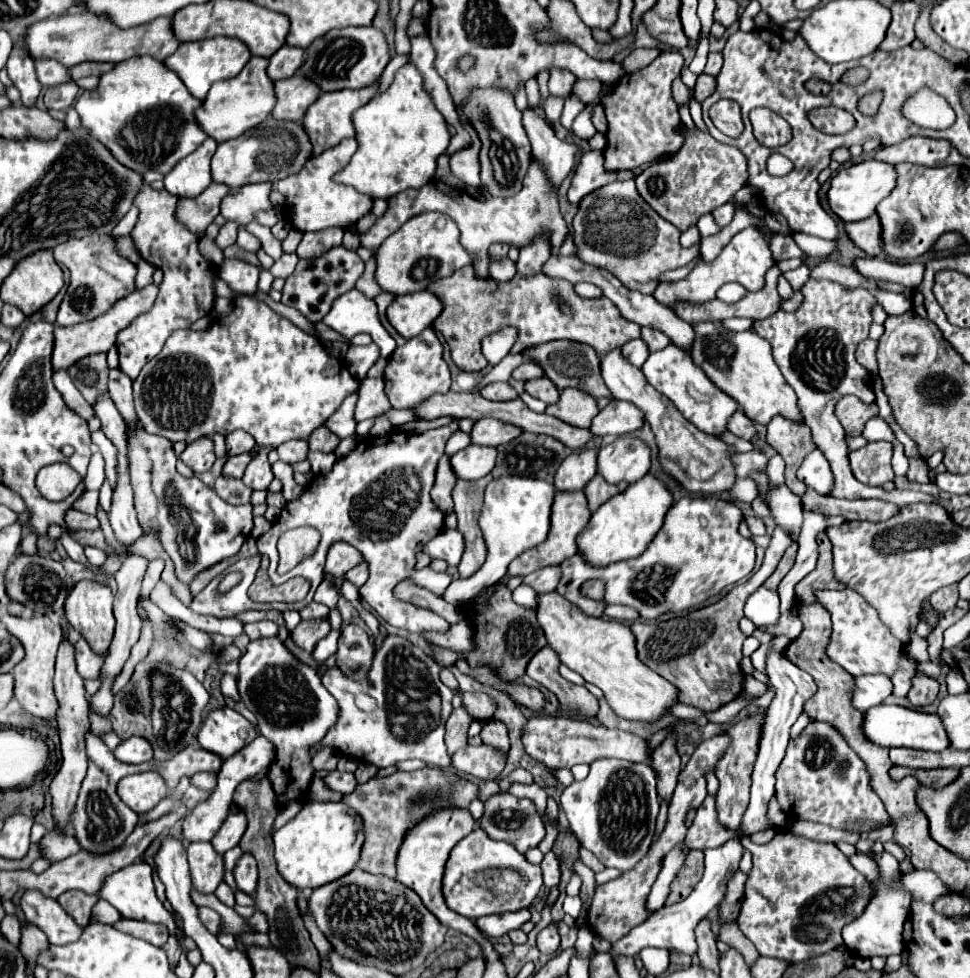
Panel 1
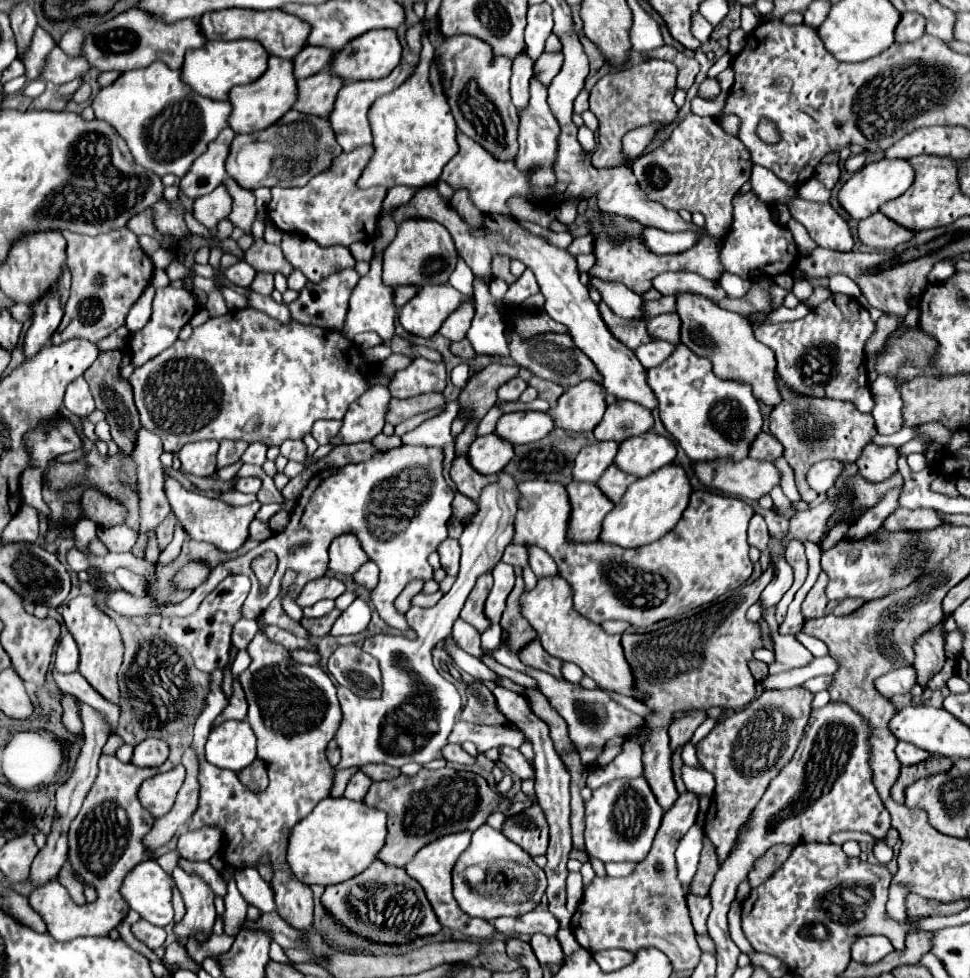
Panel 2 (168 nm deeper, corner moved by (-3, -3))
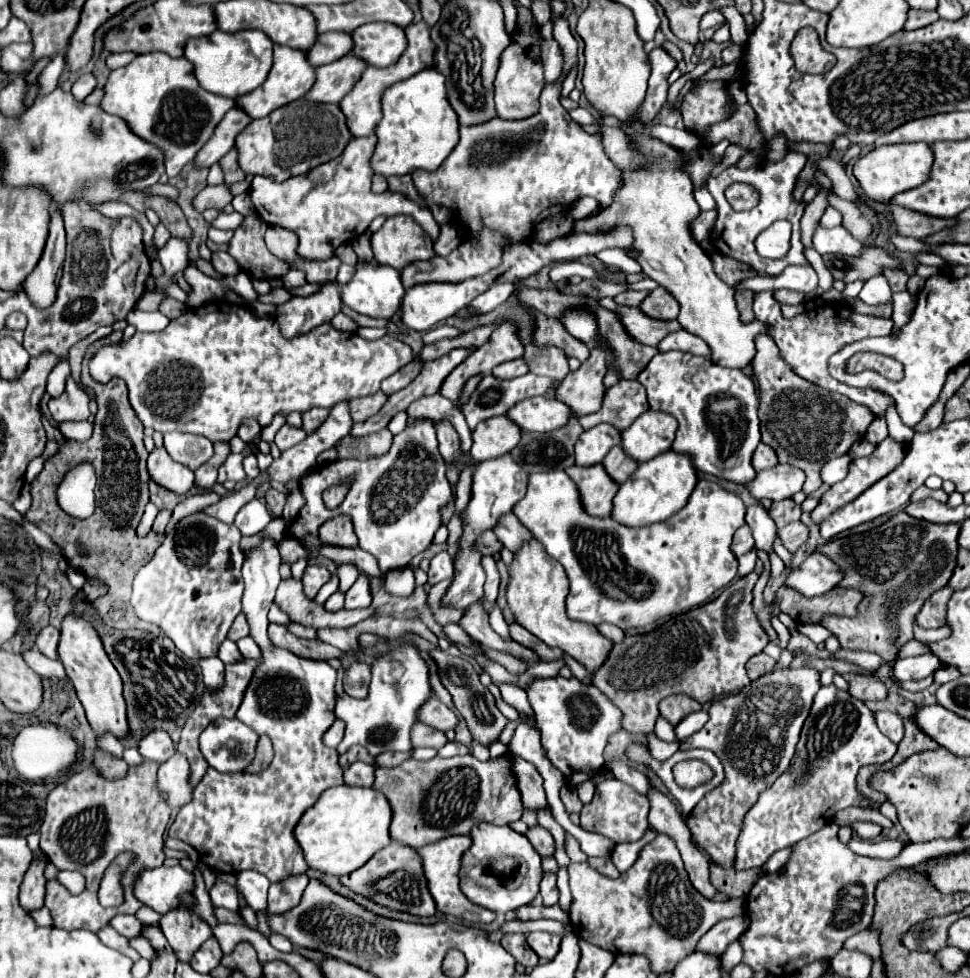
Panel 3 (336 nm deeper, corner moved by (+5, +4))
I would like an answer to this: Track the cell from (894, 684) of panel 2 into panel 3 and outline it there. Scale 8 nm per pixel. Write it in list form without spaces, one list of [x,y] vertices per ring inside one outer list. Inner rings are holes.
[[[919,655],[919,657],[905,657],[897,659],[893,663],[893,677],[899,681],[909,681],[909,679],[923,679],[937,671],[941,667],[941,659],[937,655]]]

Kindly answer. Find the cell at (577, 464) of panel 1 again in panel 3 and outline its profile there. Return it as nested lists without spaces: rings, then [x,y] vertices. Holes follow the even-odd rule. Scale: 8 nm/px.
[[[597,425],[589,431],[583,431],[575,445],[575,463],[581,467],[597,465],[619,443],[621,433],[613,425]]]

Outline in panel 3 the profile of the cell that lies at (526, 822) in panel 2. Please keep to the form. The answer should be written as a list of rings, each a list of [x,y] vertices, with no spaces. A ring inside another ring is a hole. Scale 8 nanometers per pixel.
[[[541,825],[529,827],[529,831],[525,833],[525,837],[529,839],[529,843],[535,847],[535,851],[539,855],[553,855],[555,851],[555,841],[551,837],[551,833],[547,829],[543,829]]]

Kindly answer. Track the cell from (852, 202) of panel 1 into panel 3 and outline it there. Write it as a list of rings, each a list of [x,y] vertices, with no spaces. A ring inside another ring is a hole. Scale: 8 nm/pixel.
[[[901,143],[875,147],[867,155],[861,155],[853,165],[853,177],[859,181],[861,193],[877,203],[889,203],[889,199],[901,191],[913,189],[927,181],[933,153],[927,143]]]

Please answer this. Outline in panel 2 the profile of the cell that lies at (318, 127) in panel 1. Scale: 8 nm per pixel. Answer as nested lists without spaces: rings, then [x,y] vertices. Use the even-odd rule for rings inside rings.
[[[403,62],[399,64],[389,76],[381,78],[381,80],[359,80],[359,82],[347,82],[345,88],[341,88],[339,96],[337,96],[337,102],[335,102],[335,110],[331,112],[329,120],[333,124],[333,130],[337,134],[337,142],[339,146],[343,148],[343,152],[351,152],[359,146],[365,146],[365,144],[371,144],[373,142],[373,136],[371,136],[371,126],[369,126],[369,118],[367,118],[367,112],[371,108],[371,104],[383,96],[383,94],[389,94],[393,92],[401,82],[405,82],[407,78],[413,76],[417,64],[409,64],[409,62]]]

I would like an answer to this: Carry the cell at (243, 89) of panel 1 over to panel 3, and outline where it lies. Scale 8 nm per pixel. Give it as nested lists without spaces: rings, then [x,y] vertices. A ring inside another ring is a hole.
[[[275,45],[273,47],[273,67],[267,75],[267,81],[253,89],[251,93],[245,93],[243,97],[237,97],[235,103],[239,109],[243,109],[251,119],[261,119],[261,117],[267,117],[271,111],[291,103],[291,101],[297,101],[301,99],[313,85],[315,81],[315,69],[305,61],[305,51],[297,51],[297,49],[291,49],[291,47],[281,47],[281,45]]]

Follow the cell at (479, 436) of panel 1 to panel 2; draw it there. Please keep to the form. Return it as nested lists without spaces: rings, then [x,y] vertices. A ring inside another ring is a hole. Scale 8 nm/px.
[[[523,410],[523,412],[509,412],[505,414],[495,428],[495,434],[513,442],[513,444],[529,444],[537,442],[555,428],[553,418],[547,412]]]

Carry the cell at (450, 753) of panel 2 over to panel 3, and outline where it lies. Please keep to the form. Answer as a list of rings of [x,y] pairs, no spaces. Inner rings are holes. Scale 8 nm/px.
[[[425,723],[413,725],[413,747],[441,749],[445,743],[447,743],[447,737],[443,731],[437,731]]]

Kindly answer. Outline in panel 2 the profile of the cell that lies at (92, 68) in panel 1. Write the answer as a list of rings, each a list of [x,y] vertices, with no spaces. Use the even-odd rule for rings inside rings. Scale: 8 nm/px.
[[[55,46],[53,52],[49,52],[49,64],[45,64],[45,72],[41,72],[41,80],[59,86],[73,78],[81,78],[89,72],[89,68],[91,66],[85,58],[69,58]]]

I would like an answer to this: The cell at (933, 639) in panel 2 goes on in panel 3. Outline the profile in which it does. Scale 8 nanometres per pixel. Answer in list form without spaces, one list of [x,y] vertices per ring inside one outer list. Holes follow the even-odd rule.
[[[949,587],[937,591],[929,601],[923,605],[923,609],[917,615],[917,625],[923,629],[937,629],[945,625],[945,613],[947,613],[947,603],[951,599],[953,591]]]

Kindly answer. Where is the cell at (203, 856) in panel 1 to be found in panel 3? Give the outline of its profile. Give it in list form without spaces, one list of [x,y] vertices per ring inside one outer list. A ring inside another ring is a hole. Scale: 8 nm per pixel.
[[[183,893],[181,903],[175,909],[167,911],[159,921],[165,939],[181,961],[191,961],[193,953],[201,947],[201,943],[213,935],[211,927],[193,911],[193,907],[193,893]]]

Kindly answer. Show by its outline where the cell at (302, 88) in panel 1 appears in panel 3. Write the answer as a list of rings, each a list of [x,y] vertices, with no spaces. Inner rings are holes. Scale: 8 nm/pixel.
[[[351,53],[341,57],[339,61],[317,67],[315,83],[305,99],[313,103],[339,103],[341,97],[345,97],[357,83],[363,69],[365,61],[357,61],[357,57],[353,57]]]

